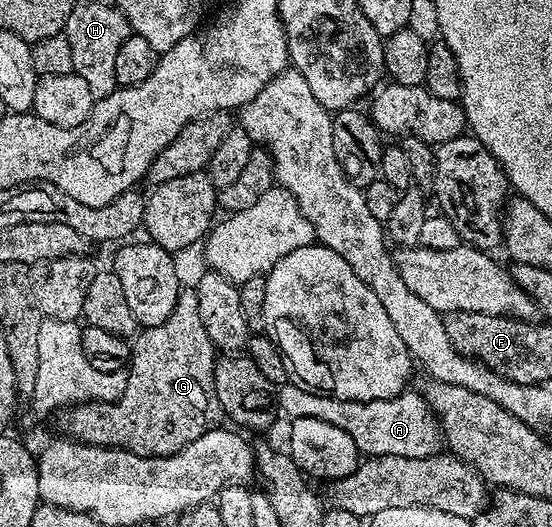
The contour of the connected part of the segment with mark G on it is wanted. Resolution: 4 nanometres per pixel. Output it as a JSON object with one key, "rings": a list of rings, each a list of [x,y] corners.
{"rings":[[[192,287],[181,288],[170,319],[149,329],[141,328],[135,334],[130,345],[130,364],[126,369],[128,382],[120,398],[114,403],[86,401],[69,408],[63,414],[64,429],[68,432],[65,434],[86,445],[119,446],[143,457],[169,457],[180,453],[187,445],[194,443],[194,439],[198,439],[209,429],[217,428],[219,421],[216,420],[221,420],[222,410],[216,398],[214,379],[217,360],[218,350],[206,335],[206,327],[198,311],[196,290]]]}

